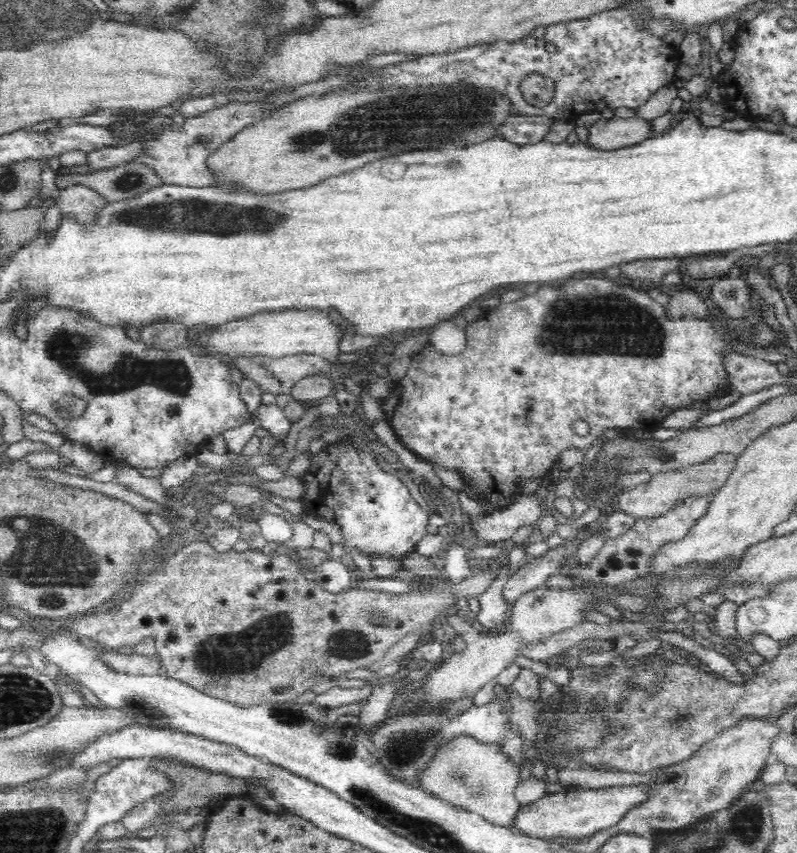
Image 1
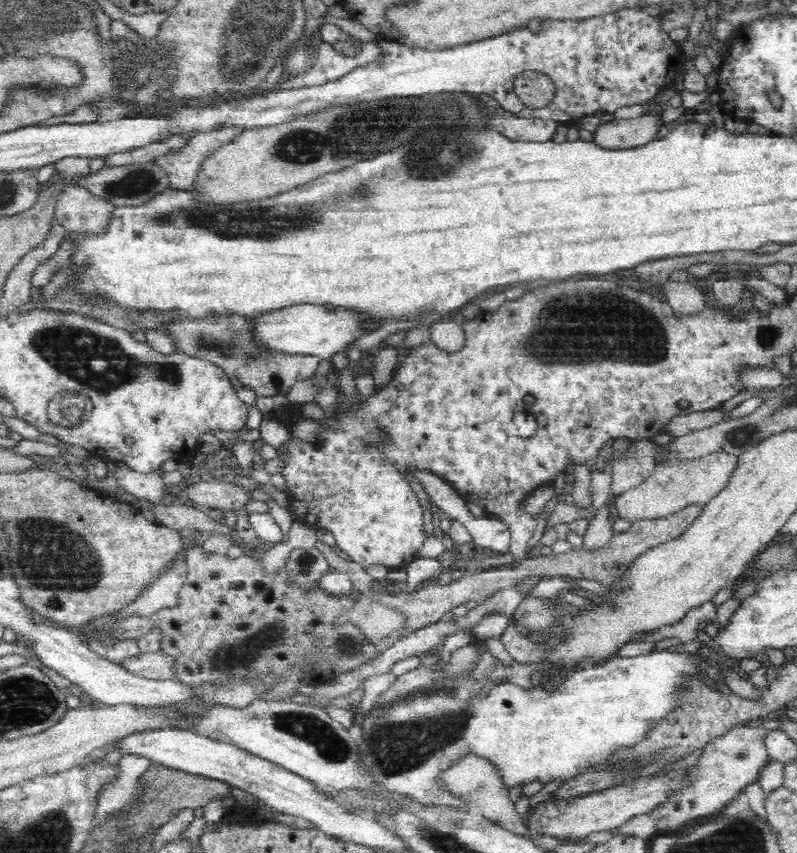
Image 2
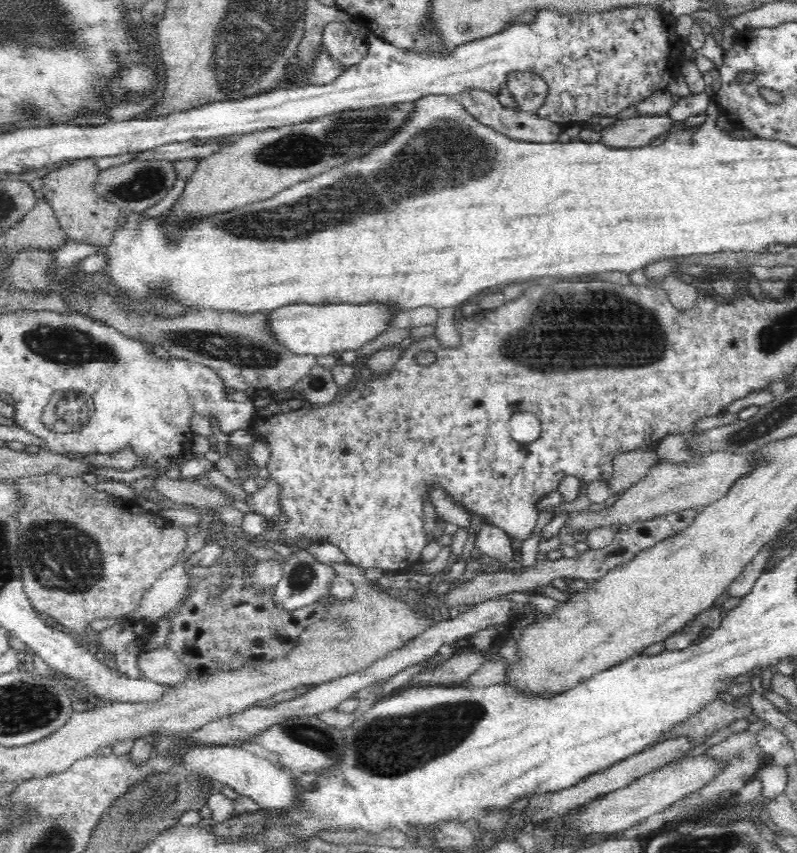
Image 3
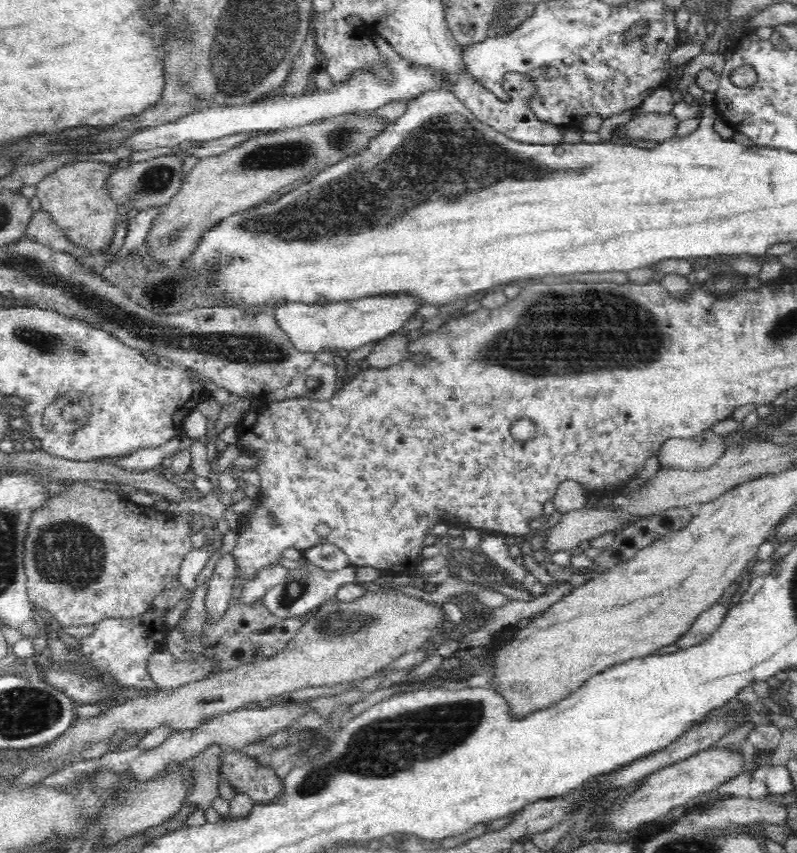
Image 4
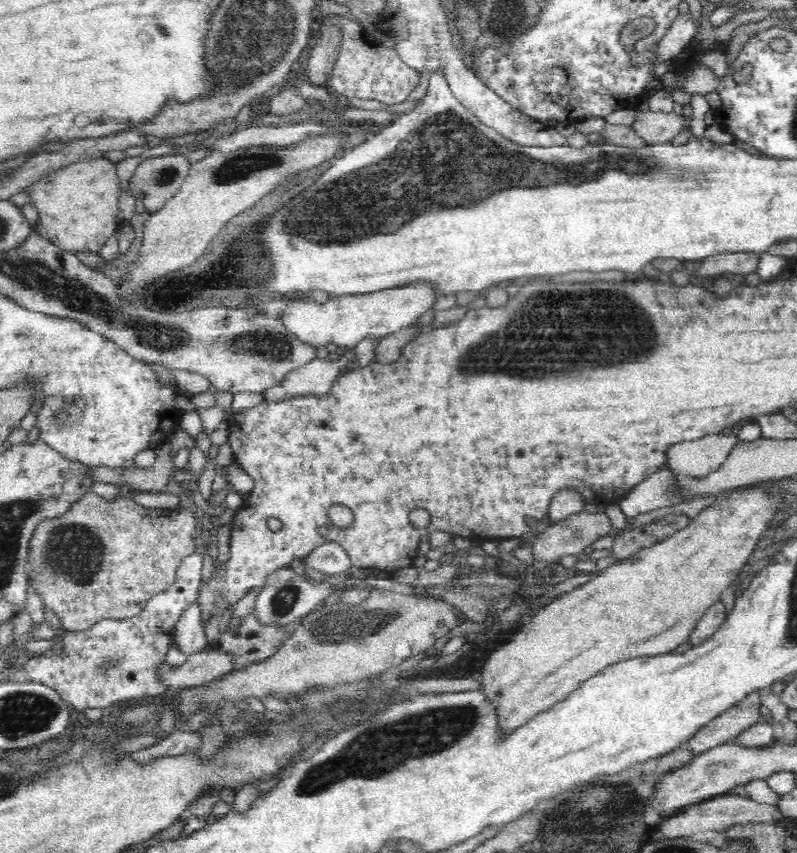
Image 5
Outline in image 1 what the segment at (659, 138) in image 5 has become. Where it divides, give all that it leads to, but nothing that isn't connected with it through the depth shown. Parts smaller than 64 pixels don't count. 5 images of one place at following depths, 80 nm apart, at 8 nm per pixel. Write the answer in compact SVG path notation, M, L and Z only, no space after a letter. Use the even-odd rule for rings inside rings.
M600 118L589 129L588 142L600 150L626 148L648 141L658 132L653 128L654 119L640 118Z

